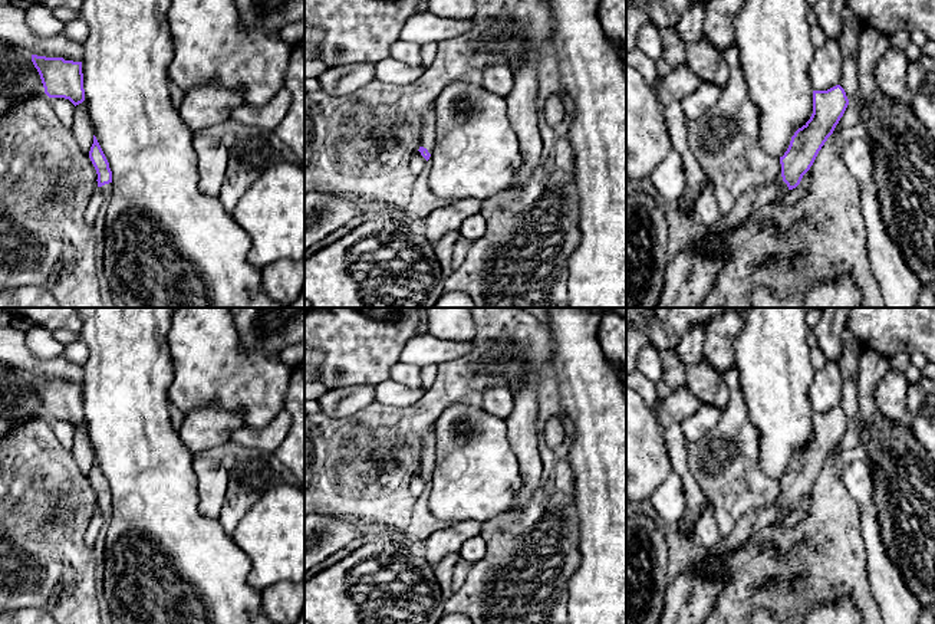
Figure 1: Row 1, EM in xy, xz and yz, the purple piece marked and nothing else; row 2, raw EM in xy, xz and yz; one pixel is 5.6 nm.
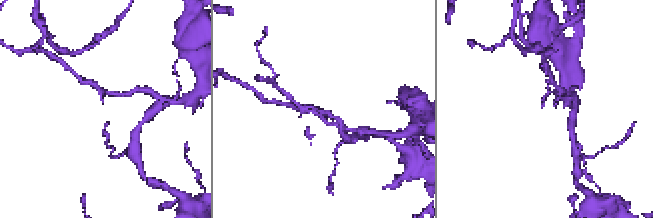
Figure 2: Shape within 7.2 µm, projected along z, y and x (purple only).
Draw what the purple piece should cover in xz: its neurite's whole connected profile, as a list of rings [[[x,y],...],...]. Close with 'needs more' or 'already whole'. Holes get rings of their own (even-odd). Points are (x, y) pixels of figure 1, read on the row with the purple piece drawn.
[[[432,106],[425,112],[422,119],[421,142],[418,150],[427,161],[432,154],[435,135],[437,135],[437,119],[435,119],[435,111]]]; needs more

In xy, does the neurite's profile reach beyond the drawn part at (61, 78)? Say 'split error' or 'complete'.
complete

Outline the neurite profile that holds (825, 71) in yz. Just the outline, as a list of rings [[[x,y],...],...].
[[[827,37],[822,47],[814,52],[809,68],[813,91],[827,91],[840,85],[843,69],[843,53],[839,40]]]

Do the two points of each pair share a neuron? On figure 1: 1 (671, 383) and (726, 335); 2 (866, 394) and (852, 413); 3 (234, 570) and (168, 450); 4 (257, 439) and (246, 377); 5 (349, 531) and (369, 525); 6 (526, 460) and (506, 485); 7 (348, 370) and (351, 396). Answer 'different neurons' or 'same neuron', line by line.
1: same neuron
2: different neurons
3: same neuron
4: different neurons
5: different neurons
6: different neurons
7: different neurons

